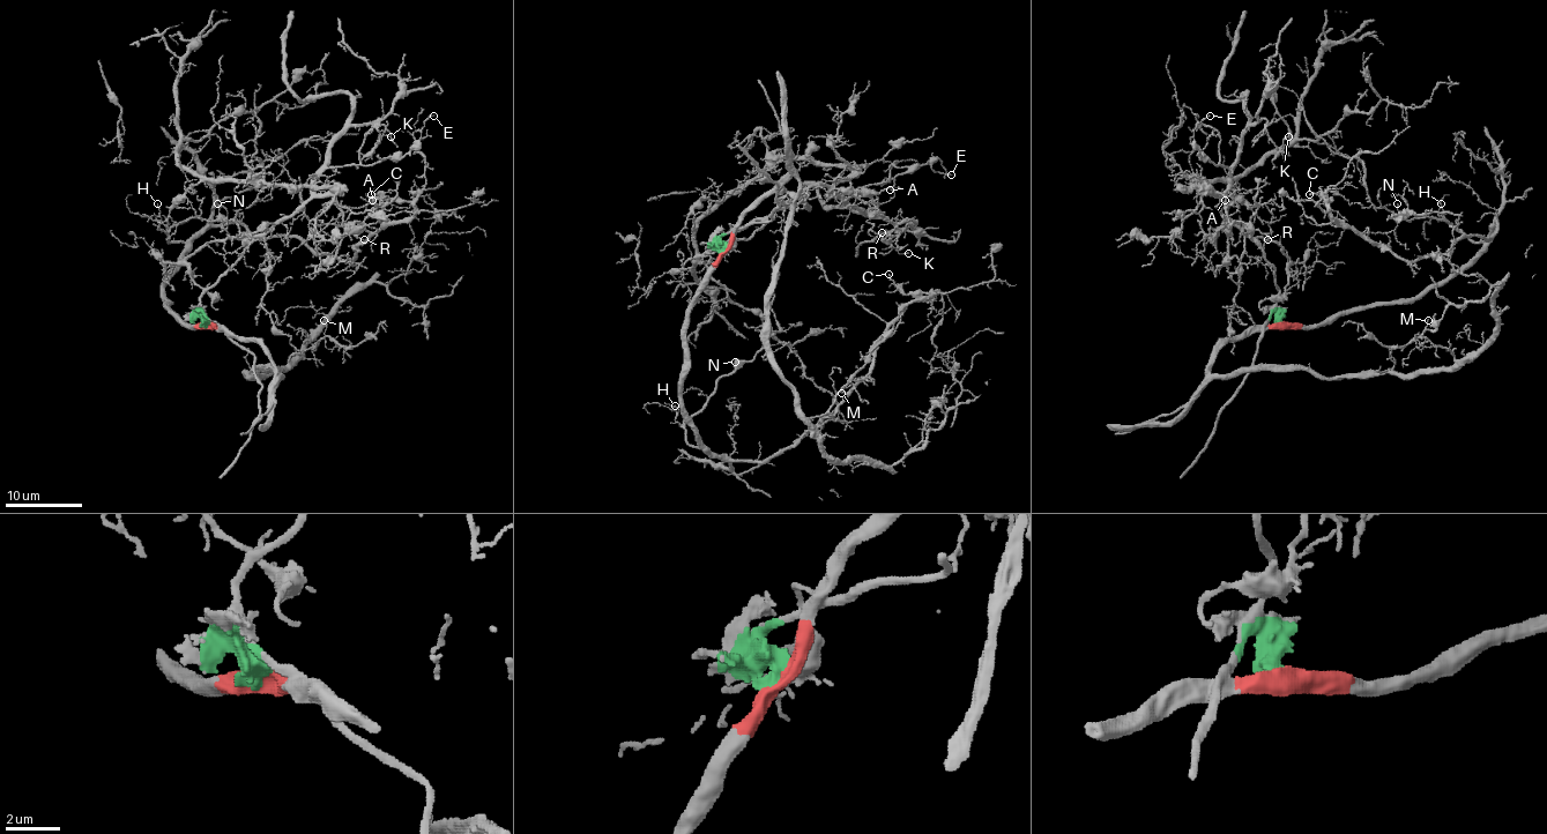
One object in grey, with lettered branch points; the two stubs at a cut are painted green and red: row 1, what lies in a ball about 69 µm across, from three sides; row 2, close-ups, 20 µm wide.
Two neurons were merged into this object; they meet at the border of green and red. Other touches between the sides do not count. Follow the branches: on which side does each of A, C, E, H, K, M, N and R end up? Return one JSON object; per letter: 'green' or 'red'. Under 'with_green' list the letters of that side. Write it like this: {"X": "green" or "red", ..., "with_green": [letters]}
{"A": "green", "C": "red", "E": "green", "H": "red", "K": "green", "M": "red", "N": "red", "R": "green", "with_green": ["A", "E", "K", "R"]}

